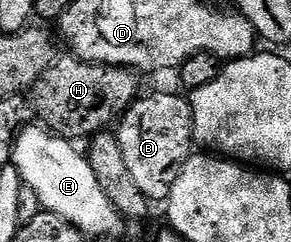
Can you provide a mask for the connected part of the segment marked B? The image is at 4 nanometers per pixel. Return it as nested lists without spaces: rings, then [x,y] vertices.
[[[151,93],[148,97],[143,95],[132,101],[126,106],[122,117],[118,122],[117,136],[129,175],[133,175],[134,182],[141,187],[148,202],[166,202],[173,183],[177,183],[177,175],[181,175],[183,165],[193,156],[191,145],[195,124],[190,100],[175,93]]]

